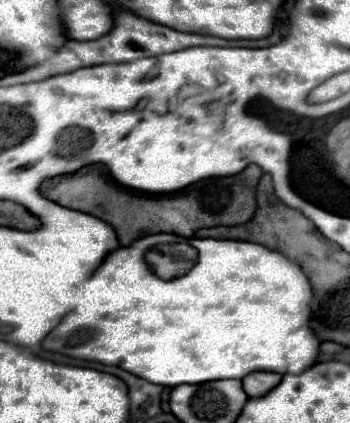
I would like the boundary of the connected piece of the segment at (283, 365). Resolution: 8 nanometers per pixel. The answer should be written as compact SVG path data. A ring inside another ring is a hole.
M154 234L154 236L144 236L134 240L130 246L118 248L116 252L110 252L104 258L104 264L100 264L100 270L94 272L92 276L92 292L96 294L96 298L92 298L94 306L88 308L78 308L72 310L70 314L66 314L62 318L62 322L42 340L42 346L46 350L70 356L70 358L78 358L78 360L88 360L88 362L100 362L100 364L108 364L108 366L118 366L138 378L144 378L152 384L160 384L160 386L178 386L178 384L202 384L202 382L210 382L210 380L224 380L224 378L244 378L250 372L256 370L266 370L266 372L278 372L278 374L300 374L304 370L308 370L318 356L318 348L320 348L320 340L314 336L312 328L308 326L308 316L310 316L310 298L312 298L312 290L308 284L308 278L304 276L302 268L298 268L298 264L294 264L292 260L288 260L284 254L274 252L270 248L264 248L260 244L254 242L242 242L242 240L214 240L214 238L190 238L190 240L182 240L178 236L172 234ZM164 242L188 242L194 248L200 248L200 260L198 264L186 274L180 276L176 280L160 280L144 262L144 252L152 246L152 244L164 244Z

